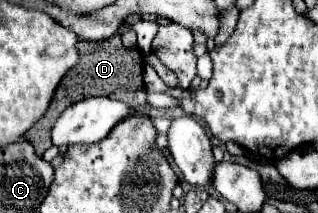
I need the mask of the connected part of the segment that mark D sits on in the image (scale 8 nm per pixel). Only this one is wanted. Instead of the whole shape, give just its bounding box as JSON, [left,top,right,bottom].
[24,35,144,155]

